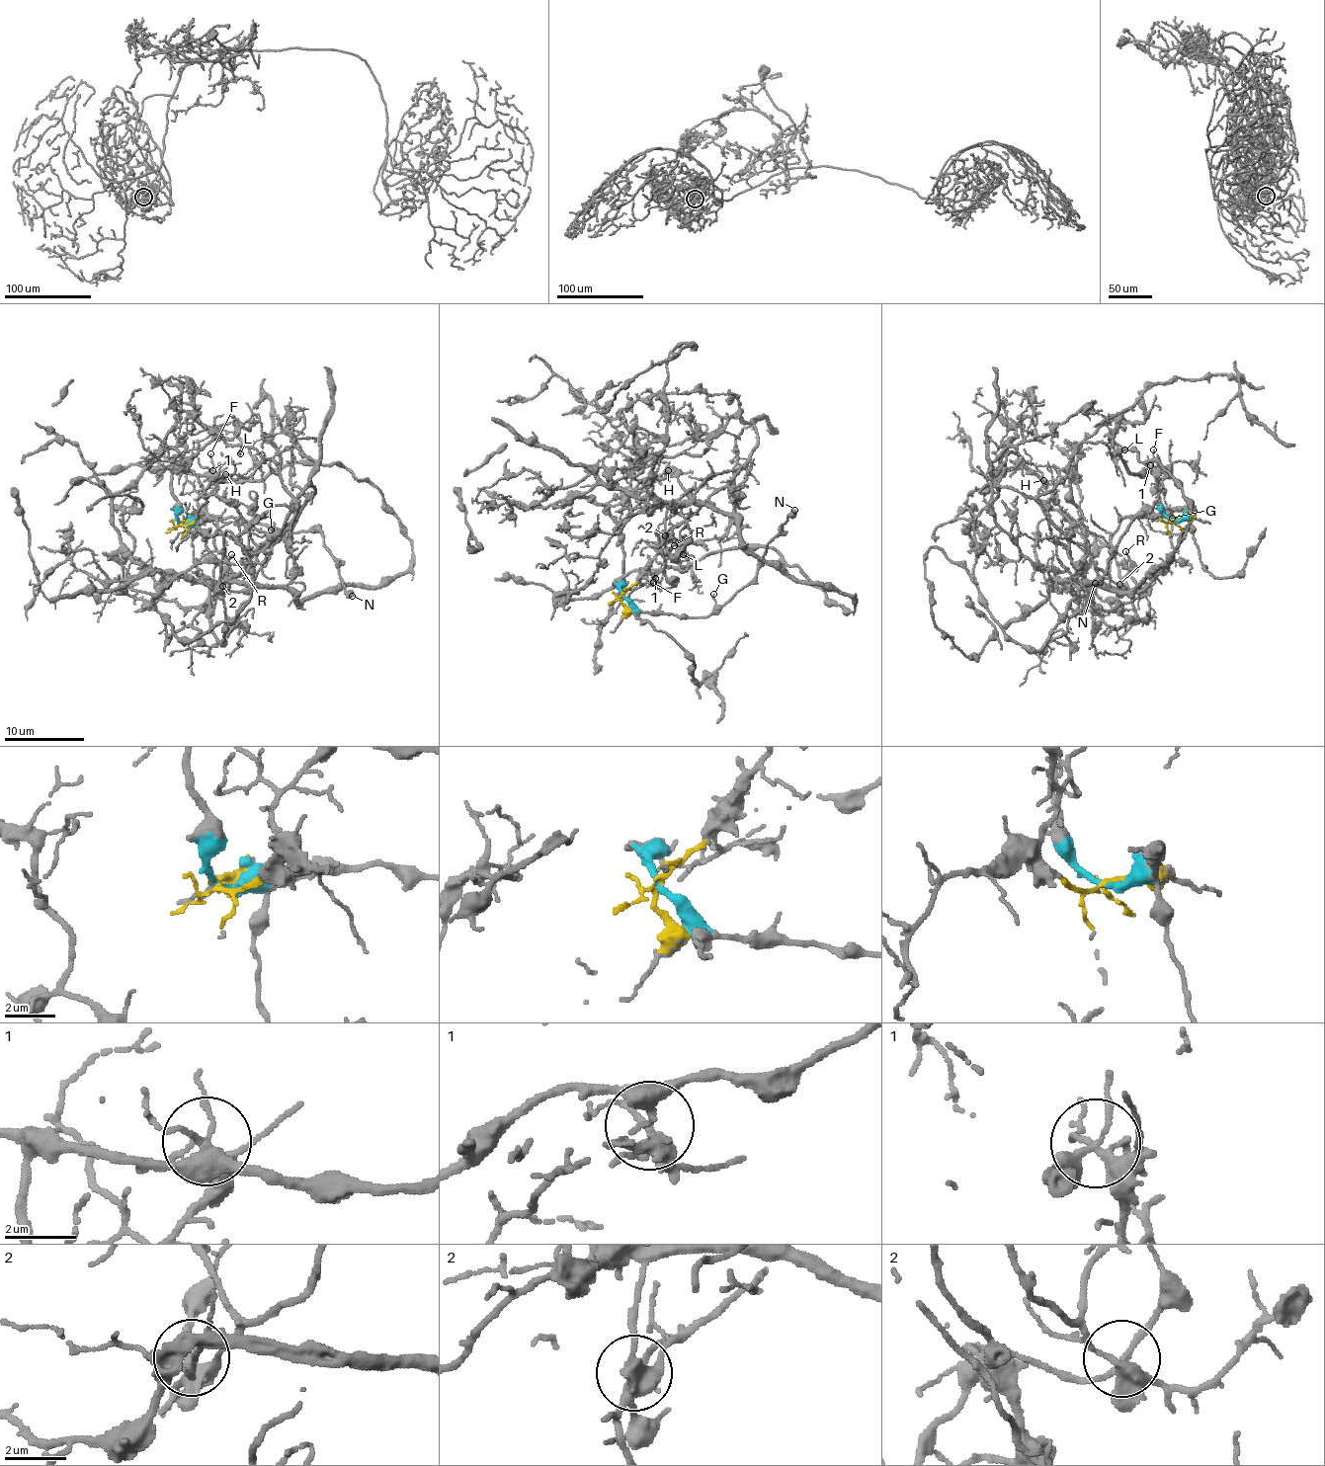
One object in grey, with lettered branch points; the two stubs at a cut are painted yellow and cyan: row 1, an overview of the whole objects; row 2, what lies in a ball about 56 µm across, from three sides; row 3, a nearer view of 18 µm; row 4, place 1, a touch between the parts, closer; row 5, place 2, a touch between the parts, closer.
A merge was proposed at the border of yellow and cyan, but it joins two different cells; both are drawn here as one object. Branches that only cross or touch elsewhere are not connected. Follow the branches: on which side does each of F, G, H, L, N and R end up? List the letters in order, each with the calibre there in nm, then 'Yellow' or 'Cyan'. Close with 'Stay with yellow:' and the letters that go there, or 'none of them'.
F: Thickness 90 nm. Cyan
G: Thickness 100 nm. Cyan
H: Thickness 120 nm. Yellow
L: Thickness 110 nm. Yellow
N: Thickness 550 nm. Cyan
R: Thickness 110 nm. Cyan
Stay with yellow: H, L

